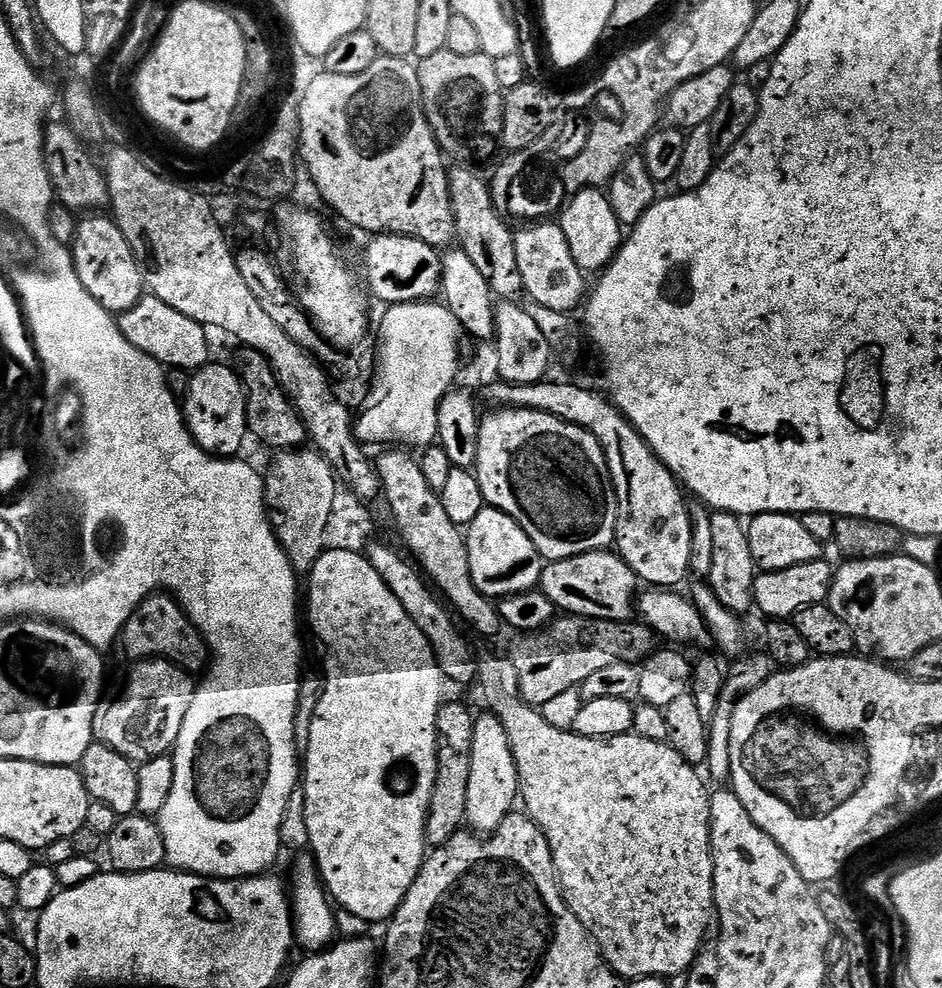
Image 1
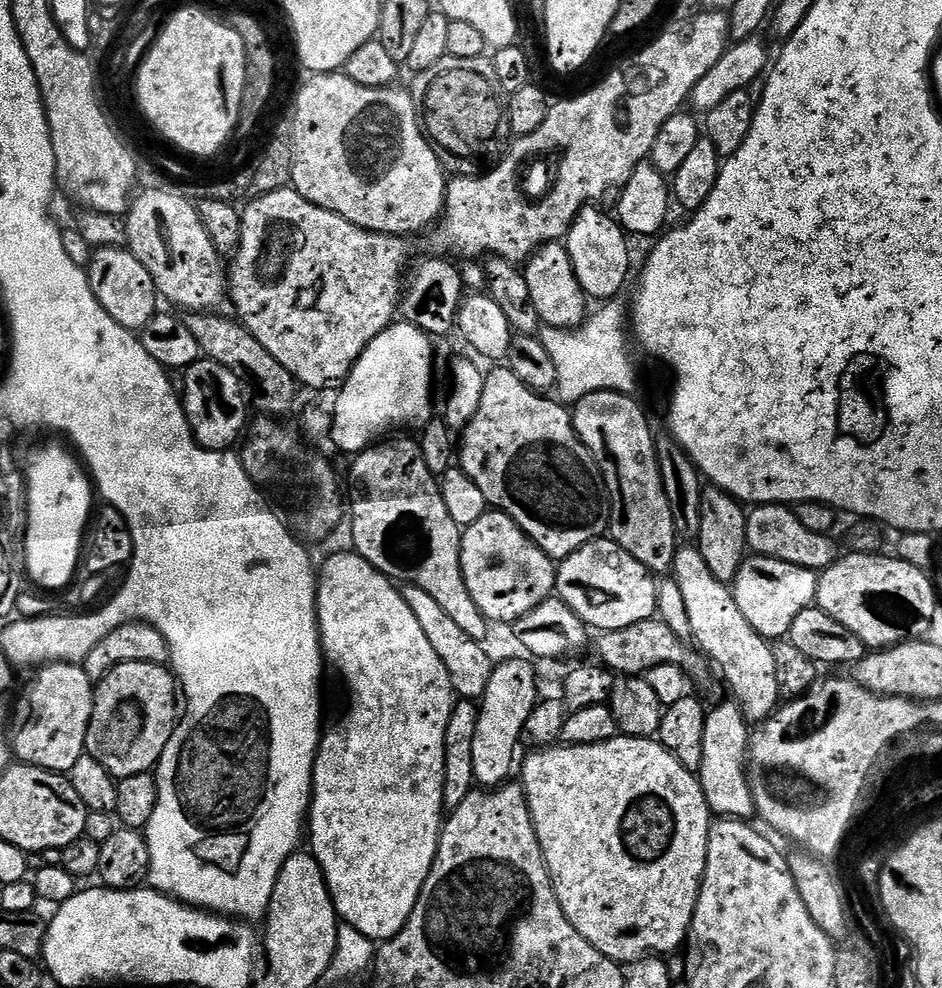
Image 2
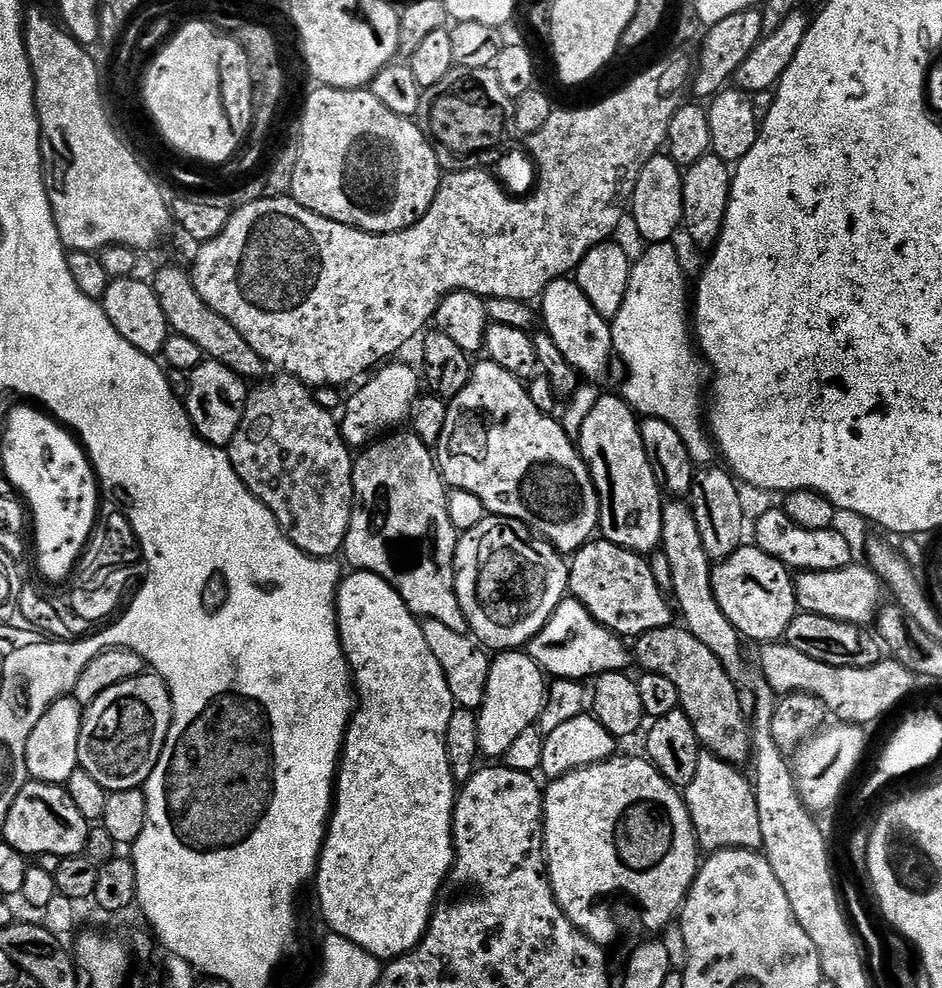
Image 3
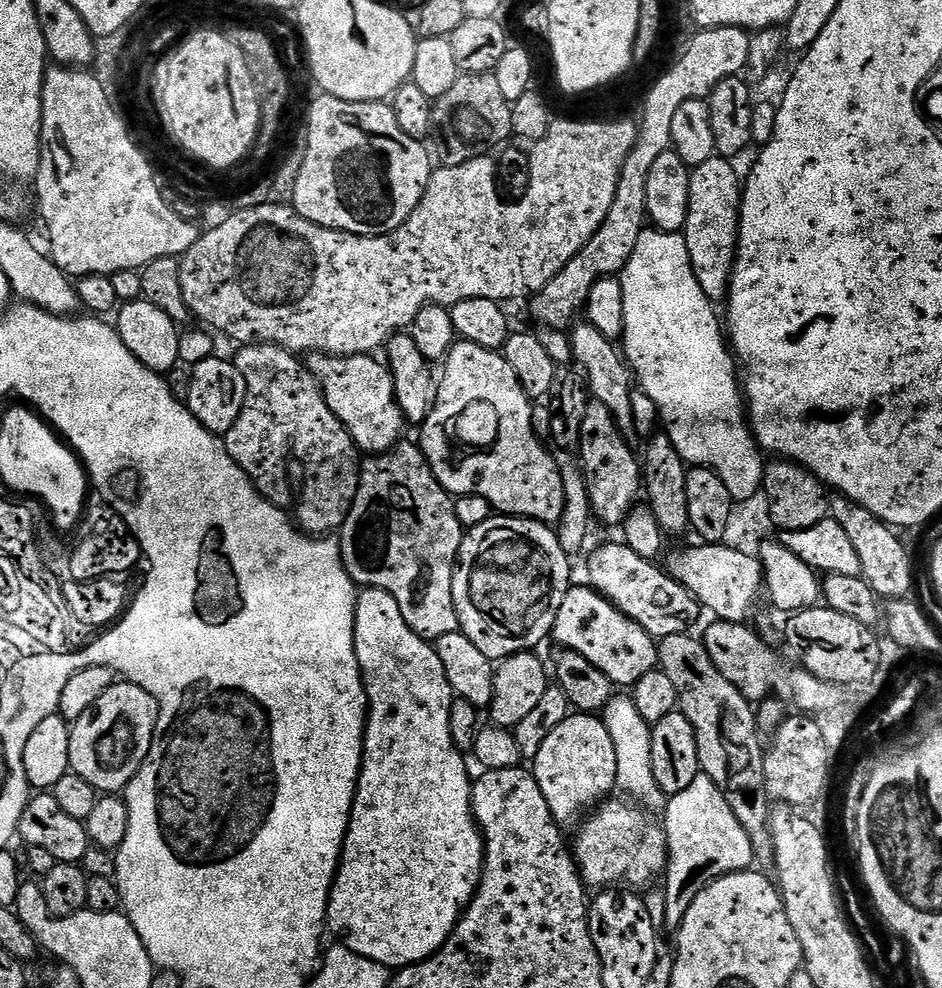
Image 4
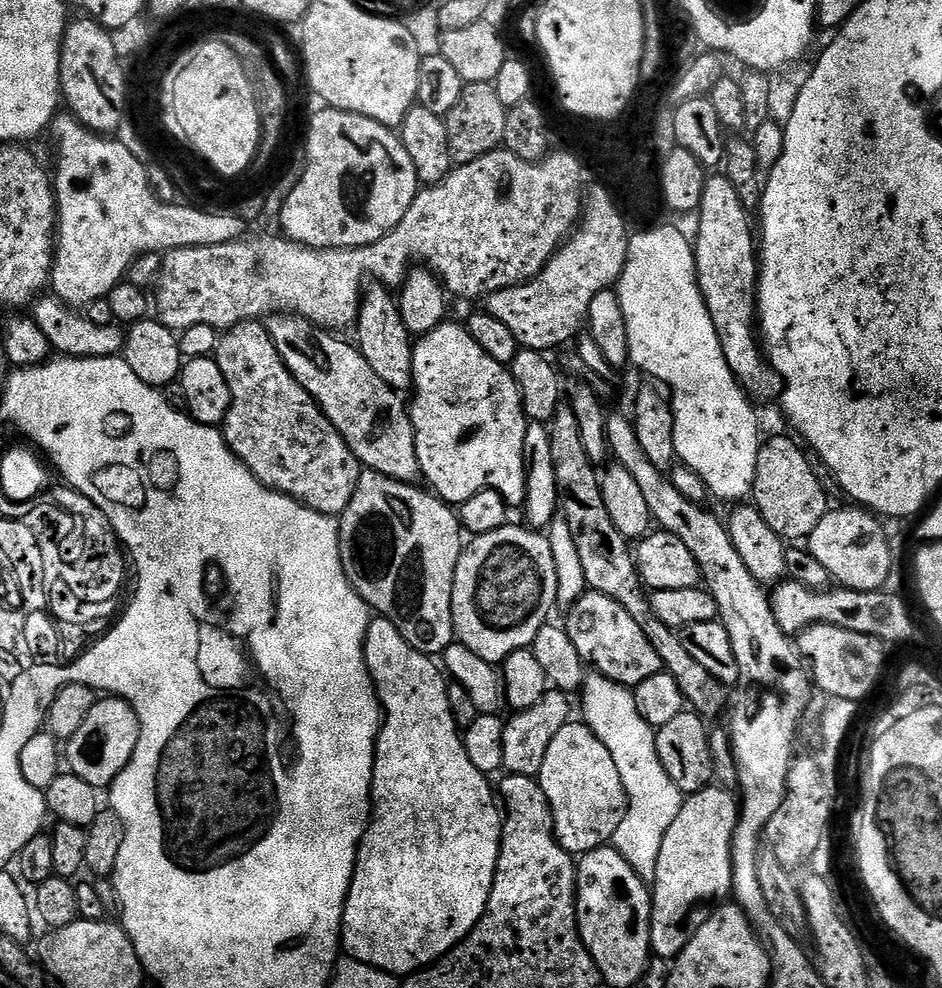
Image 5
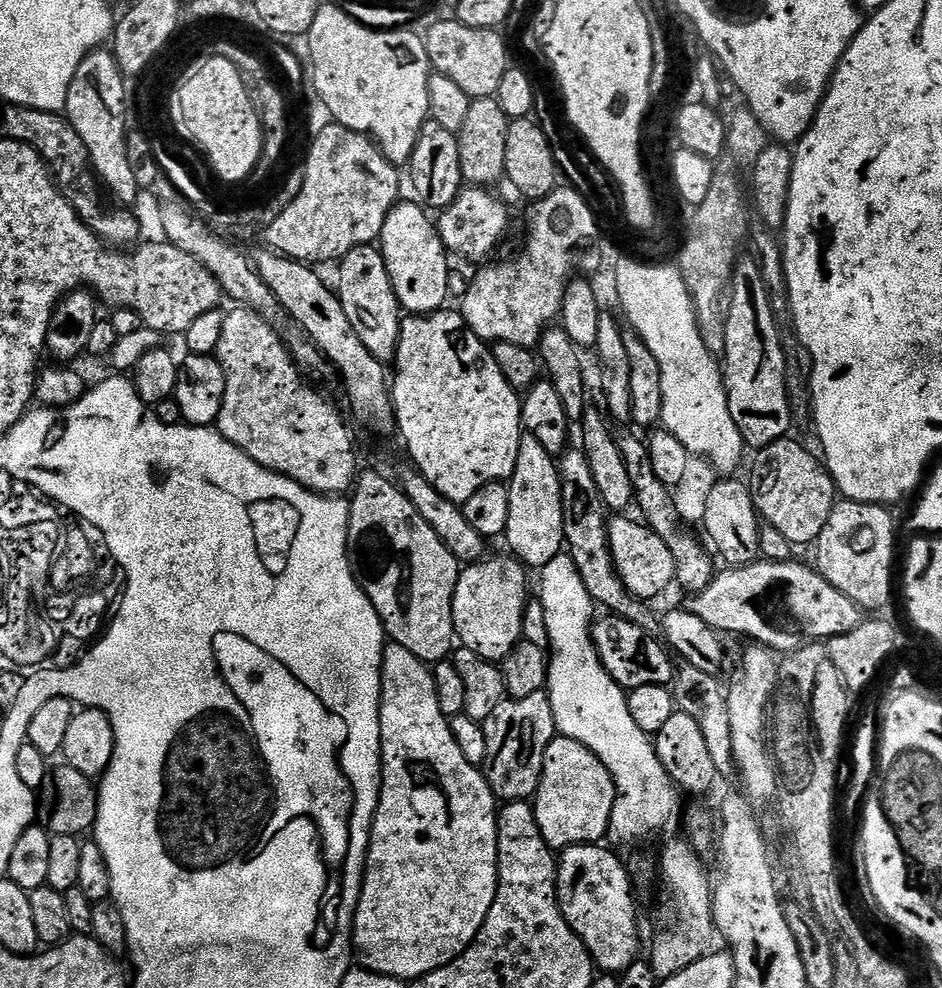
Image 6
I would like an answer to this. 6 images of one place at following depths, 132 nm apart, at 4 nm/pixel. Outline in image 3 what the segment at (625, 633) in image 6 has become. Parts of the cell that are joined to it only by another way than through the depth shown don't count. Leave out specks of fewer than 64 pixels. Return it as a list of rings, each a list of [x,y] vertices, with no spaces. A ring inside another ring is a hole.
[[[565,598],[561,604],[550,614],[546,626],[526,646],[529,656],[538,662],[549,677],[557,680],[579,680],[587,681],[606,674],[607,672],[623,672],[630,664],[630,648],[623,639],[611,632],[606,626],[602,626],[574,598]]]

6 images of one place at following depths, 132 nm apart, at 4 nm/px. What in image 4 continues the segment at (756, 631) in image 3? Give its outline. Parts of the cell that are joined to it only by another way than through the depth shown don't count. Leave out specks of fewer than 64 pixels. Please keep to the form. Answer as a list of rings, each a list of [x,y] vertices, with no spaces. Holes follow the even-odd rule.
[[[701,543],[700,548],[680,548],[677,552],[669,551],[668,564],[666,571],[668,575],[674,577],[690,594],[698,601],[701,609],[713,612],[716,620],[729,620],[735,624],[743,624],[749,618],[752,607],[756,604],[756,599],[762,596],[762,589],[765,587],[764,568],[760,565],[757,557],[746,557],[736,550],[728,549],[725,544],[706,544]]]

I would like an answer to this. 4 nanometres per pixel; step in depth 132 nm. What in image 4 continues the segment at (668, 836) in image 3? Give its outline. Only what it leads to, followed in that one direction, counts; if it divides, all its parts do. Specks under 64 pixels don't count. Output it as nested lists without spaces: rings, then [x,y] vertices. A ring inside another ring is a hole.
[[[624,799],[625,801],[611,800],[601,803],[579,825],[579,828],[581,828],[580,833],[576,836],[574,859],[580,878],[592,890],[608,890],[613,886],[623,886],[628,890],[647,889],[655,881],[652,880],[655,876],[660,878],[665,875],[668,867],[668,843],[666,842],[663,823],[657,817],[655,820],[652,817],[655,815],[651,811],[645,810],[635,802],[629,802],[627,799]]]

